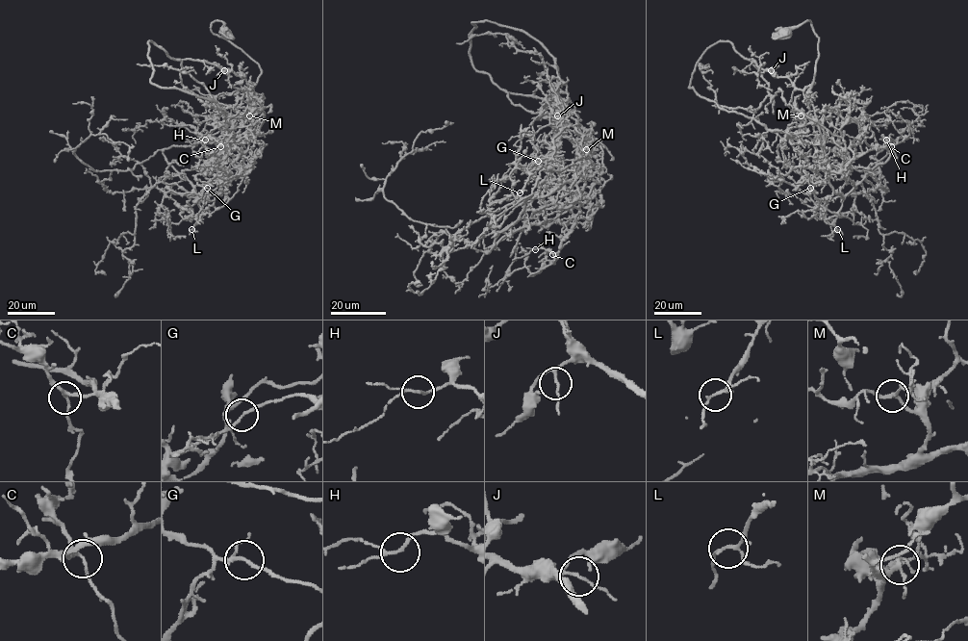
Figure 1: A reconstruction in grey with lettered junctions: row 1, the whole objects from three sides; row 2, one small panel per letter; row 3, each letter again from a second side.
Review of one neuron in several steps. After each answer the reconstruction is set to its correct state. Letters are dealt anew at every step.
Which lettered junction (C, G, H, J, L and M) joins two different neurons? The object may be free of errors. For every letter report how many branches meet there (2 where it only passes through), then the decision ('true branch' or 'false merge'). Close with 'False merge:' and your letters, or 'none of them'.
C: 3 branches meet; true branch
G: 3 branches meet; false merge
H: 3 branches meet; true branch
J: 3 branches meet; true branch
L: 3 branches meet; true branch
M: 3 branches meet; true branch
False merge: G

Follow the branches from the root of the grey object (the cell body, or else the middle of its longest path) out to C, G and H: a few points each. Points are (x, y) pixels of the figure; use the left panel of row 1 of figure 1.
C: (225, 33), (221, 21), (212, 23), (261, 74), (235, 165), (243, 172), (238, 150), (220, 146)
G: (225, 33), (221, 21), (212, 23), (261, 74), (245, 121), (195, 176), (207, 188)
H: (225, 33), (221, 21), (212, 23), (261, 70), (235, 165), (243, 172), (237, 150), (205, 140)

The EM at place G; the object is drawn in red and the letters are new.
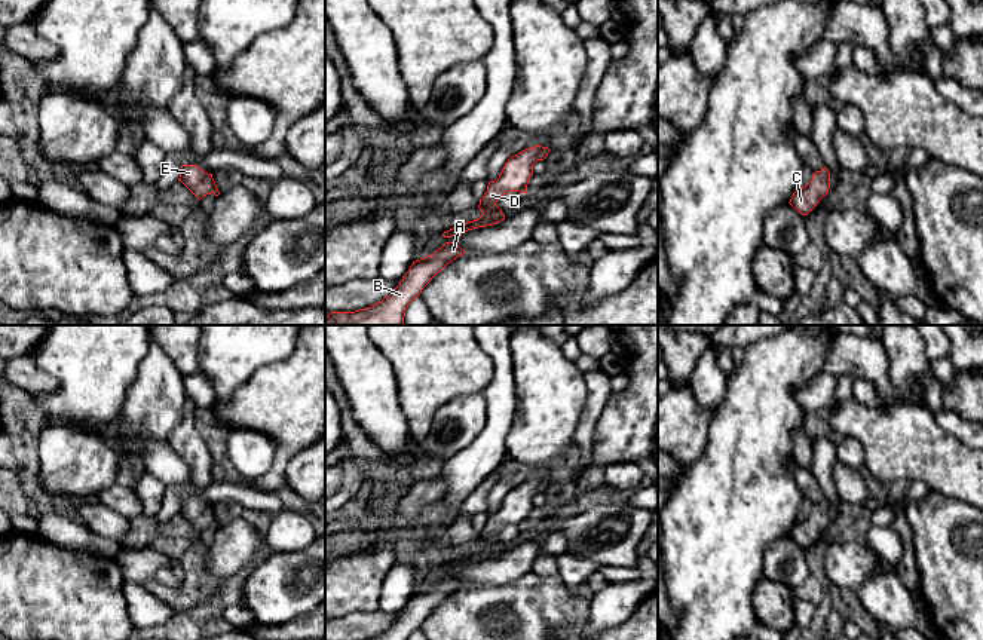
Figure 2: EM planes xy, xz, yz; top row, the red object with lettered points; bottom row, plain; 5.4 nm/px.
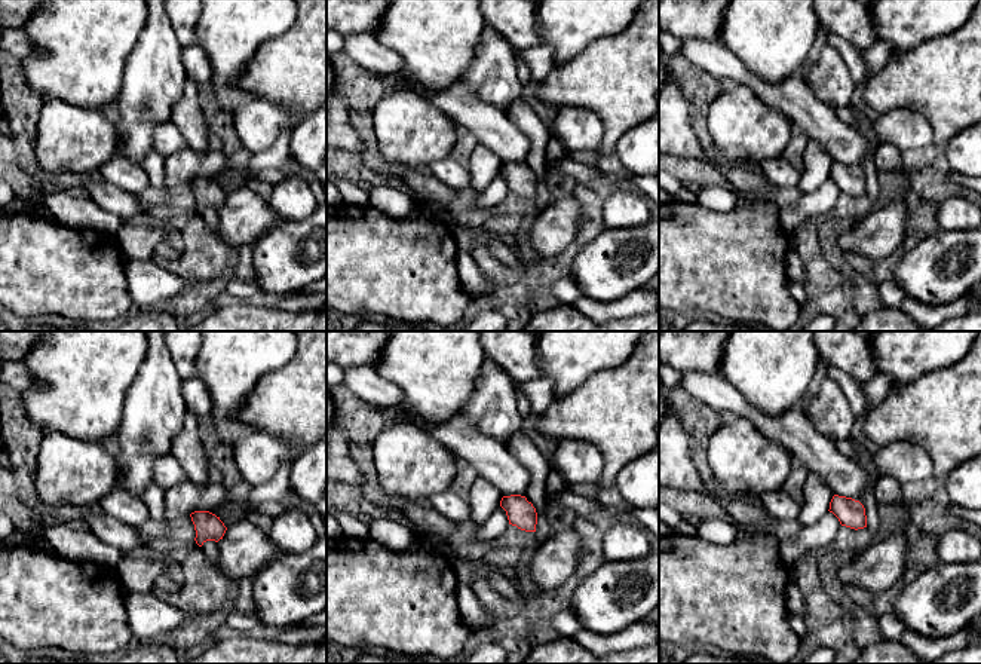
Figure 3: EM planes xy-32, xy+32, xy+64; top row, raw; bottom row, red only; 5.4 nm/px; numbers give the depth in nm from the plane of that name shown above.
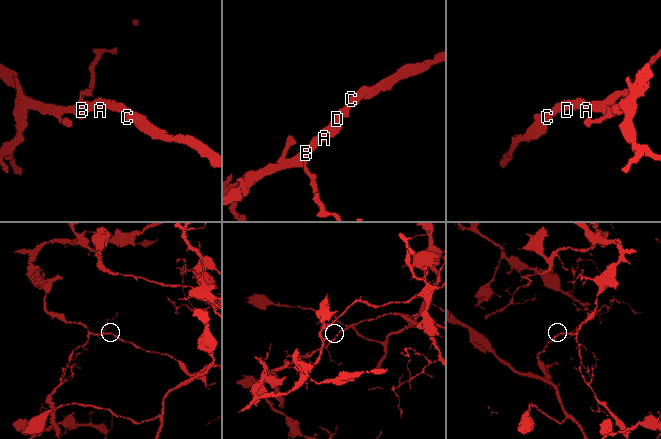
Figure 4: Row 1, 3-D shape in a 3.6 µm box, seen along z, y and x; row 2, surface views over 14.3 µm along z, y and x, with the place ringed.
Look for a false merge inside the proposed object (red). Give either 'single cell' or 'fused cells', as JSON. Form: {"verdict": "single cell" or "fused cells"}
{"verdict": "fused cells"}

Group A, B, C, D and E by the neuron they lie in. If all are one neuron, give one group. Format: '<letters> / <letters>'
A B D E / C

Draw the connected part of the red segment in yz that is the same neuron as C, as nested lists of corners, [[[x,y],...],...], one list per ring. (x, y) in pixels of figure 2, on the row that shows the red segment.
[[[817,171],[805,187],[796,189],[788,203],[802,215],[808,215],[827,193],[829,189],[821,186],[821,172]]]

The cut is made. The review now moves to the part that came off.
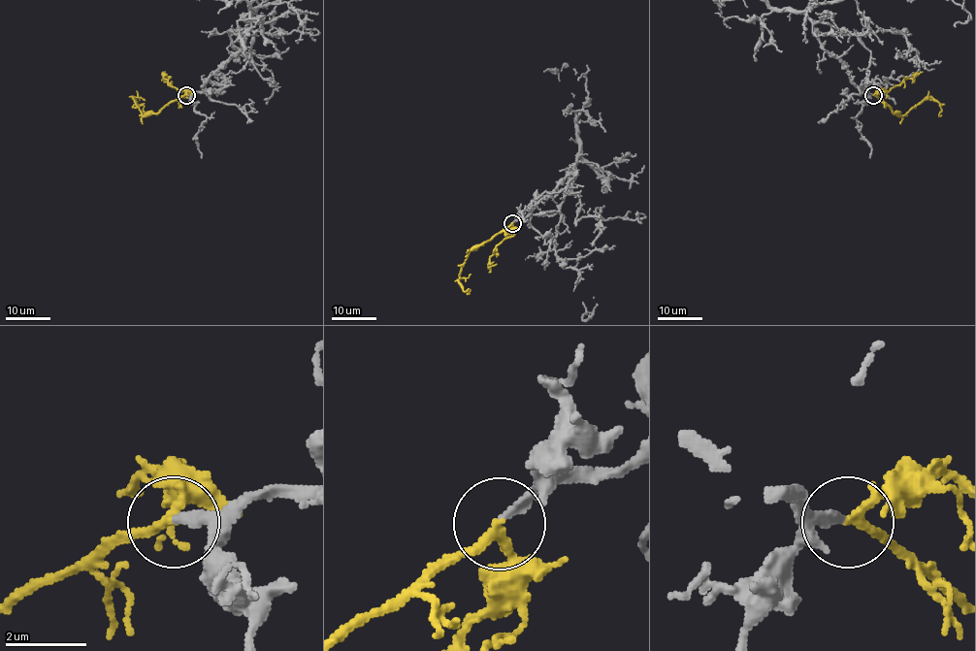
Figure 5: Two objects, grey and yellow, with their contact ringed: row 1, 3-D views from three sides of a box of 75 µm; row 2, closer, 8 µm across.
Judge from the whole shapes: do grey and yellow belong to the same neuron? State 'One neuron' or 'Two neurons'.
One neuron

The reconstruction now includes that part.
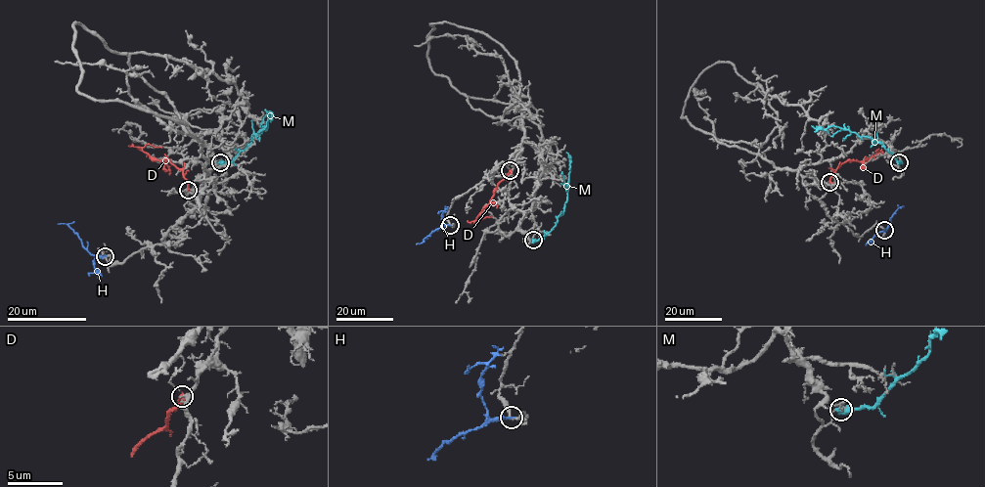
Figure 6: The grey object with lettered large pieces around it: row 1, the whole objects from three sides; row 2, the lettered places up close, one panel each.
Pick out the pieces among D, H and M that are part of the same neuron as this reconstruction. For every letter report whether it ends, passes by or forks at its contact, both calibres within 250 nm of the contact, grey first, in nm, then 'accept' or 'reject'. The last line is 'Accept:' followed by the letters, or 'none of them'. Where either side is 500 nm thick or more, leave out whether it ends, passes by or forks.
D: it ends | 160/260 nm | reject
H: it ends | 160/200 nm | reject
M: 160/550 nm | reject
Accept: none of them

